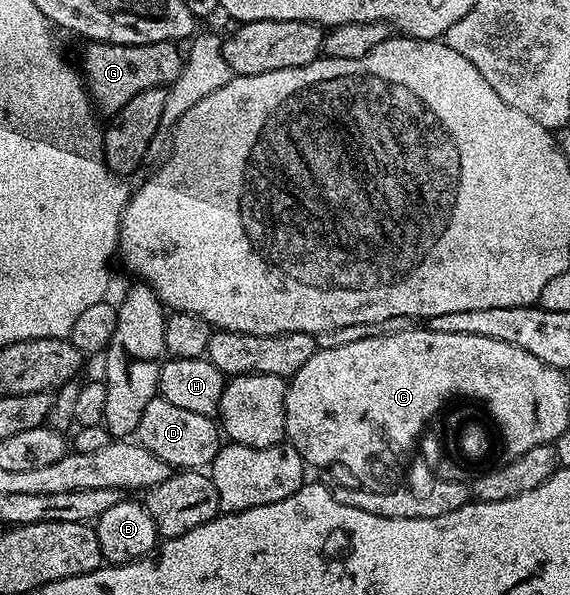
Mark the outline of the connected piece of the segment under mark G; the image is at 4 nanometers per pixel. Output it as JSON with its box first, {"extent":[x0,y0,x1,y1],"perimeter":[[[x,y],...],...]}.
{"extent":[79,42,183,116],"perimeter":[[[89,42],[86,47],[86,50],[81,54],[79,69],[84,77],[94,107],[102,115],[105,113],[105,116],[117,114],[119,108],[123,108],[123,104],[127,104],[127,100],[131,100],[131,96],[139,96],[139,92],[143,92],[147,88],[168,87],[179,76],[183,61],[182,47],[175,42],[156,42],[155,44],[139,44],[138,46],[111,44],[110,42]]]}

